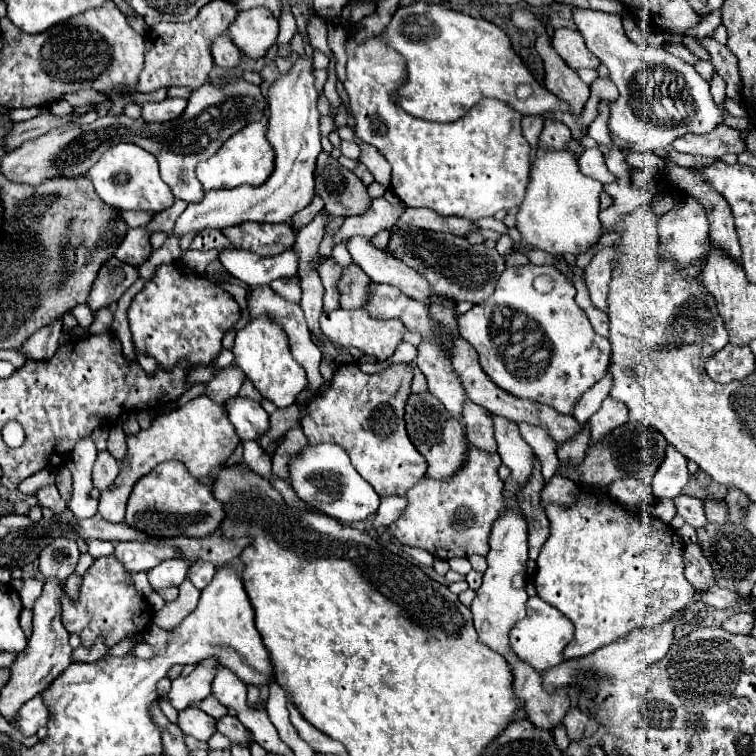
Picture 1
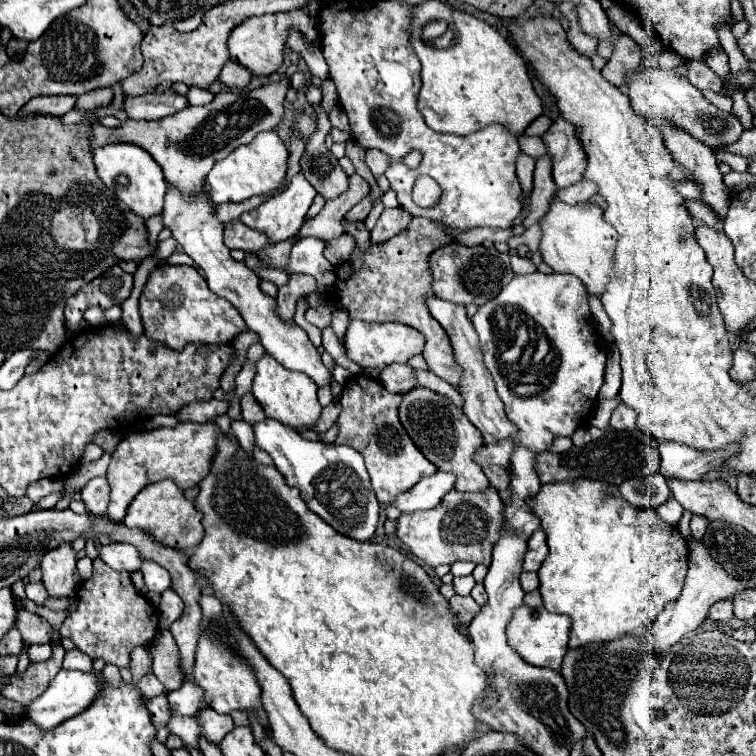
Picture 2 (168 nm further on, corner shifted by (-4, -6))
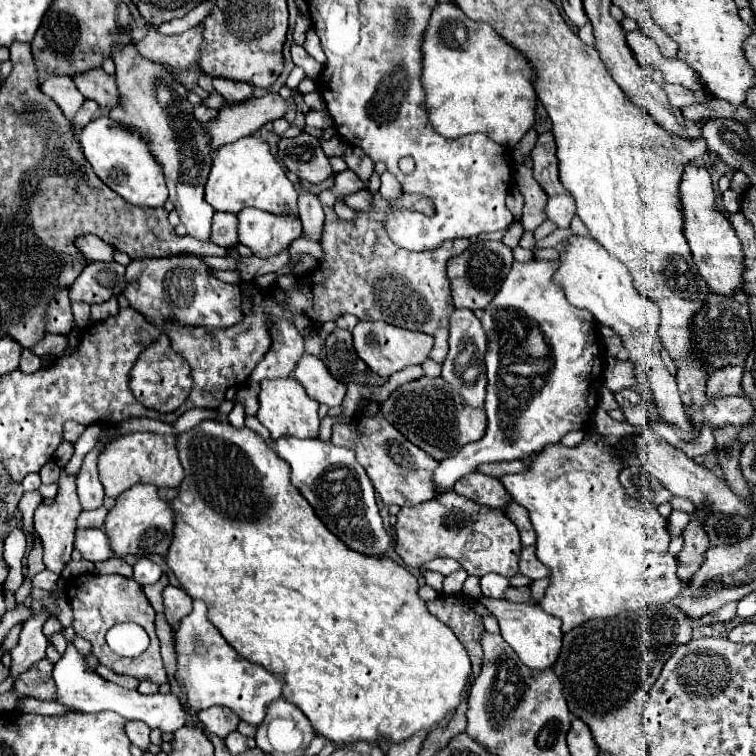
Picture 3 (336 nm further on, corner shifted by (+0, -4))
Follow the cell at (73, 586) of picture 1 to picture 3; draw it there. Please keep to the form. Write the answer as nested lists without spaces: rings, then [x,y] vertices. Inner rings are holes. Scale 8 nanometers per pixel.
[[[48,658],[36,662],[28,672],[24,672],[16,680],[14,690],[38,700],[54,700],[56,684],[52,678],[52,670],[54,670],[54,662],[50,662]]]

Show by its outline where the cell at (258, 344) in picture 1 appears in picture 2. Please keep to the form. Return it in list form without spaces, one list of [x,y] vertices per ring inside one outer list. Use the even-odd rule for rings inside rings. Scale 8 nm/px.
[[[264,352],[260,356],[260,360],[256,360],[256,376],[254,376],[252,394],[256,396],[256,400],[260,402],[260,406],[264,408],[268,418],[274,418],[290,428],[309,430],[316,424],[320,410],[322,410],[317,390],[318,386],[314,384],[314,380],[310,380],[306,374],[286,370],[268,352]]]

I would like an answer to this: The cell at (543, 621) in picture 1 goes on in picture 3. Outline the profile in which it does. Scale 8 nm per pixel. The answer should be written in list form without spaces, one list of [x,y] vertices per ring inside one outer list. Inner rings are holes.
[[[484,596],[478,602],[482,602],[496,616],[502,638],[518,654],[522,664],[544,670],[556,662],[558,650],[562,646],[562,630],[560,630],[558,618],[546,614],[538,604],[536,606],[534,604],[512,604],[506,600],[494,600],[494,598],[484,598]]]

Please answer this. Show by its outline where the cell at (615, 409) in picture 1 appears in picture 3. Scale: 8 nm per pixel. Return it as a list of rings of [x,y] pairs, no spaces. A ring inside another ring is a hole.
[[[624,388],[624,390],[620,390],[620,392],[614,392],[614,398],[616,398],[616,402],[620,404],[620,408],[640,404],[640,396],[638,396],[638,392],[636,392],[634,388]]]

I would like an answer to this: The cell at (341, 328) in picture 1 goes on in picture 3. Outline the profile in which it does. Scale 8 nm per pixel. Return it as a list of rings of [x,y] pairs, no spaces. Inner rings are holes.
[[[358,322],[356,328],[352,330],[354,336],[354,346],[358,356],[366,362],[366,366],[376,372],[378,376],[390,378],[394,372],[412,366],[412,364],[422,364],[434,346],[434,338],[424,334],[424,332],[412,332],[404,328],[396,328],[386,322]]]

